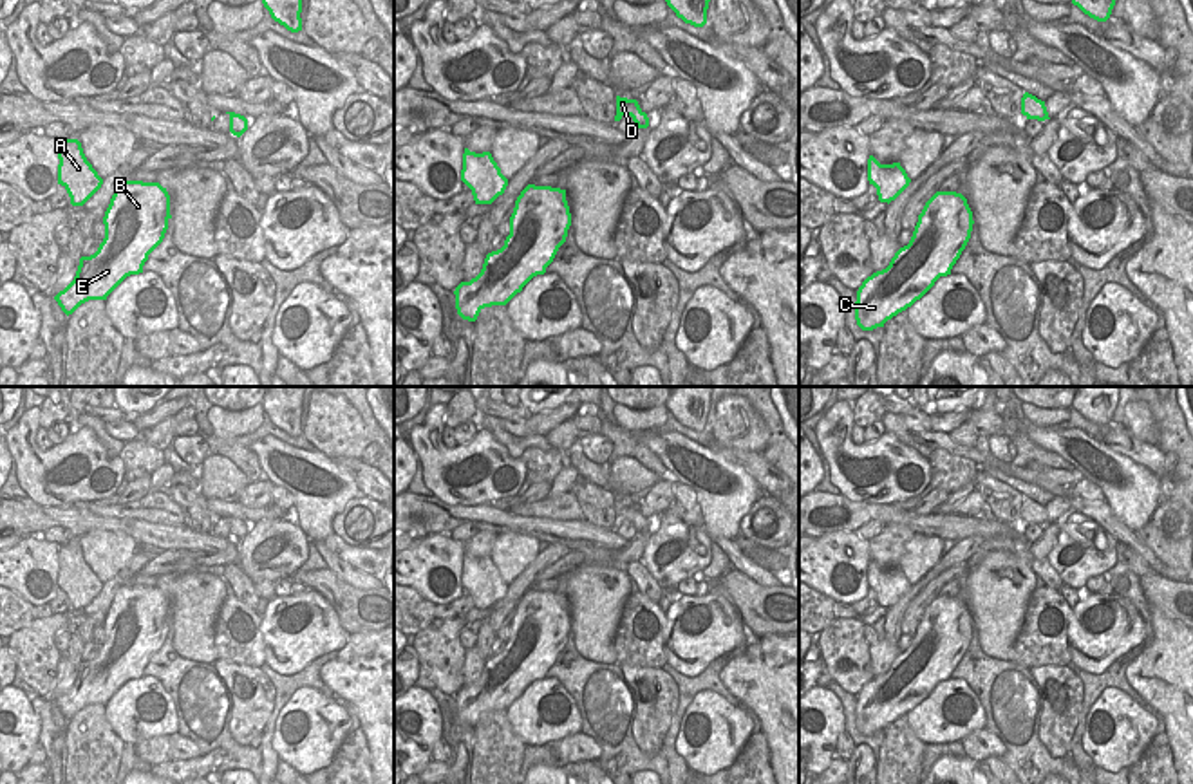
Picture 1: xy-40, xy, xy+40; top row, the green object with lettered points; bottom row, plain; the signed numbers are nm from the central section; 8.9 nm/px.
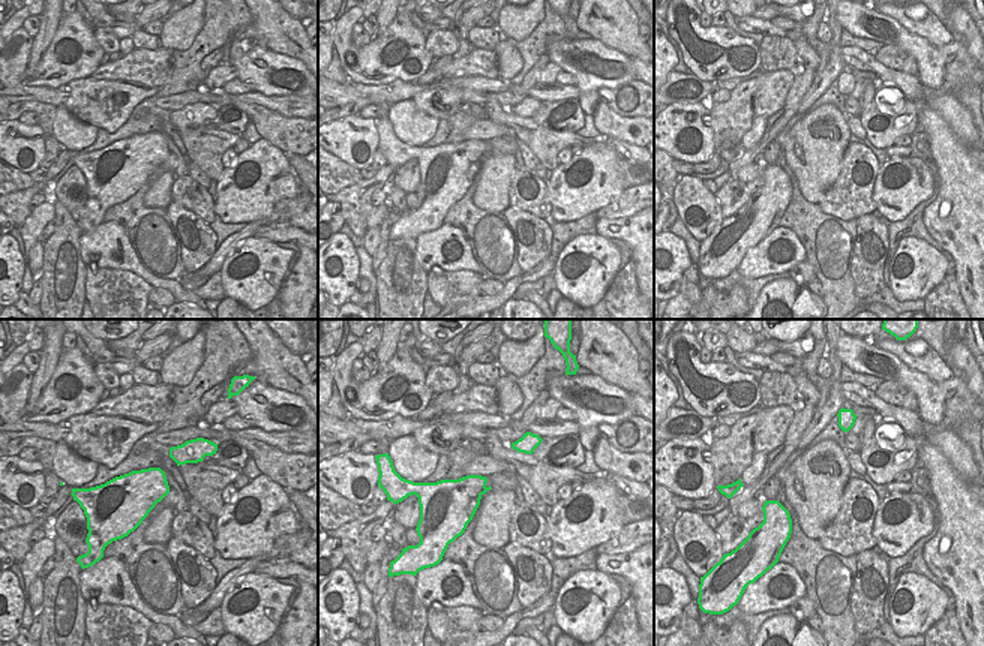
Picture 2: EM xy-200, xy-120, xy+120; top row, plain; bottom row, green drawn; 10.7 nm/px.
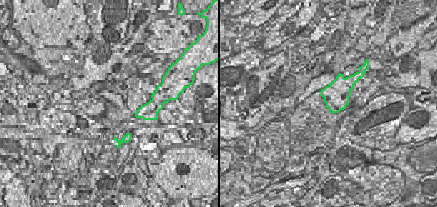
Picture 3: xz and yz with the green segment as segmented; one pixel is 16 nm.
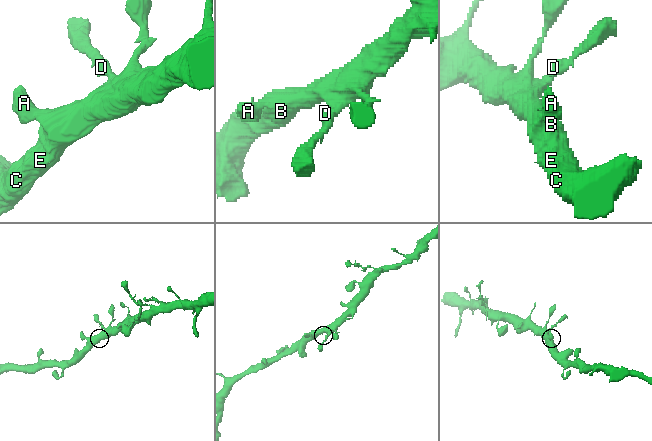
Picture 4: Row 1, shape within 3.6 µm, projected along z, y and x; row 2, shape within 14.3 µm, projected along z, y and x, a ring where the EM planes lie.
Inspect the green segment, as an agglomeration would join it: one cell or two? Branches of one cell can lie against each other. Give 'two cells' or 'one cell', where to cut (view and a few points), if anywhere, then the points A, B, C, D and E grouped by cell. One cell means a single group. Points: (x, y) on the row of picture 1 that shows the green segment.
one cell; no cut; A B C D E

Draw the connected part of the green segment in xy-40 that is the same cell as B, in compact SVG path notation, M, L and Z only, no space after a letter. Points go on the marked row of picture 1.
M119 182L103 217L103 242L94 255L80 258L74 280L54 296L61 311L69 316L89 300L107 300L127 276L143 273L148 255L163 242L170 219L170 195L159 182Z

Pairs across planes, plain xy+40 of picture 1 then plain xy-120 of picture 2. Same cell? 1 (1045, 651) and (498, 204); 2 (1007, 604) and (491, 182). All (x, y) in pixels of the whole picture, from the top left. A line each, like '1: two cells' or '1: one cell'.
1: two cells
2: one cell

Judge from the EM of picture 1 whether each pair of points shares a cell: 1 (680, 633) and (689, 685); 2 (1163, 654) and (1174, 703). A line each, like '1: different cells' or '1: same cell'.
1: different cells
2: same cell

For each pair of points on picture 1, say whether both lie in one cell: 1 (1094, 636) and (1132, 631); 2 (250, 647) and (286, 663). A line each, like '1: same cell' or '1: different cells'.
1: same cell
2: different cells

